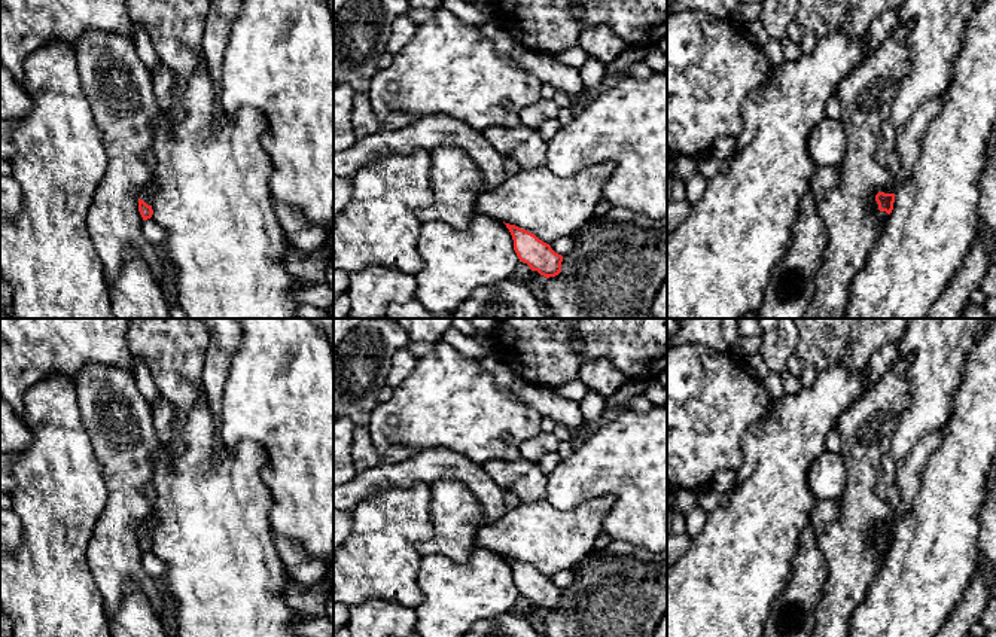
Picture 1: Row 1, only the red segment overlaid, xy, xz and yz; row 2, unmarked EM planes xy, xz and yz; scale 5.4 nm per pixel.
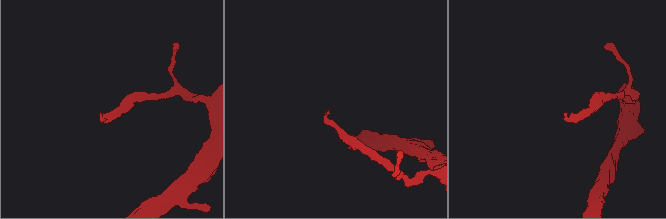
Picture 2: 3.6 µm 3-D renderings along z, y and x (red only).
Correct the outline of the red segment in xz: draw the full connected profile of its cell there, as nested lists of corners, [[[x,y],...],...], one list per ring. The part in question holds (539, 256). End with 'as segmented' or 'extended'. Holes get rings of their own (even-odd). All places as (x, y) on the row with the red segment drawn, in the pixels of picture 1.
[[[505,223],[514,240],[514,250],[518,259],[549,278],[561,271],[563,256],[555,253],[549,244],[539,240],[534,234],[515,225]]] | as segmented

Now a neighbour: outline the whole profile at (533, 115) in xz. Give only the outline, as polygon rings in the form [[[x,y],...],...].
[[[542,98],[536,104],[530,104],[521,110],[521,124],[537,129],[546,119],[558,119],[558,110],[560,107],[554,100]]]

